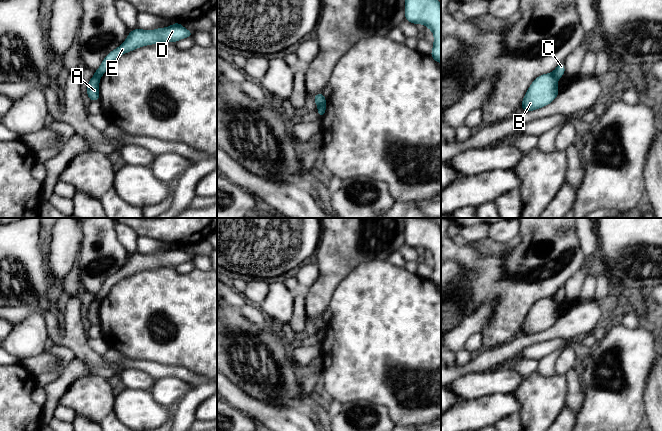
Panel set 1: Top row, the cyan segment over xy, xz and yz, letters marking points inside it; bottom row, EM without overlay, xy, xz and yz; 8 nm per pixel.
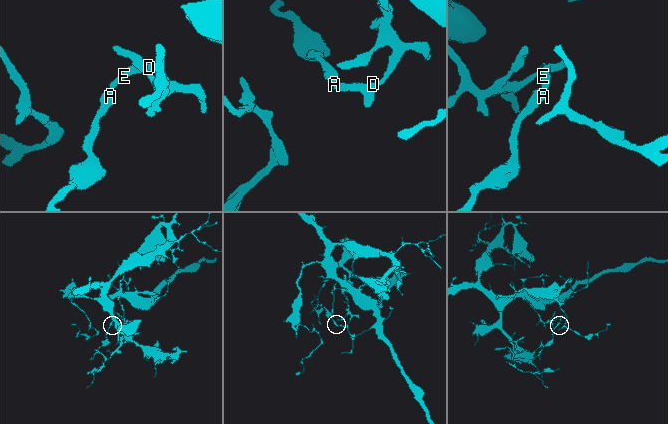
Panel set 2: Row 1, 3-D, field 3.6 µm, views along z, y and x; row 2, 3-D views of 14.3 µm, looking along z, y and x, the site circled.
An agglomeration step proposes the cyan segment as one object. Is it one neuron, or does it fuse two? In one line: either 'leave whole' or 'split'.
split

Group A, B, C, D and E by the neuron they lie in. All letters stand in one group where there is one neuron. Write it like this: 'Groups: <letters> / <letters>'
Groups: A B / C D E

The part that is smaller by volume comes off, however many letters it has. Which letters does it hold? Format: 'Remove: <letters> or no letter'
Remove: A, B

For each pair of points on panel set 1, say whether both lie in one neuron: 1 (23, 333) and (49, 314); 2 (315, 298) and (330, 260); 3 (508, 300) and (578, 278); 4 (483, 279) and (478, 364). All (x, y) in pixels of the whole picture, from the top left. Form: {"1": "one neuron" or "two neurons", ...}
{"1": "two neurons", "2": "one neuron", "3": "two neurons", "4": "two neurons"}

